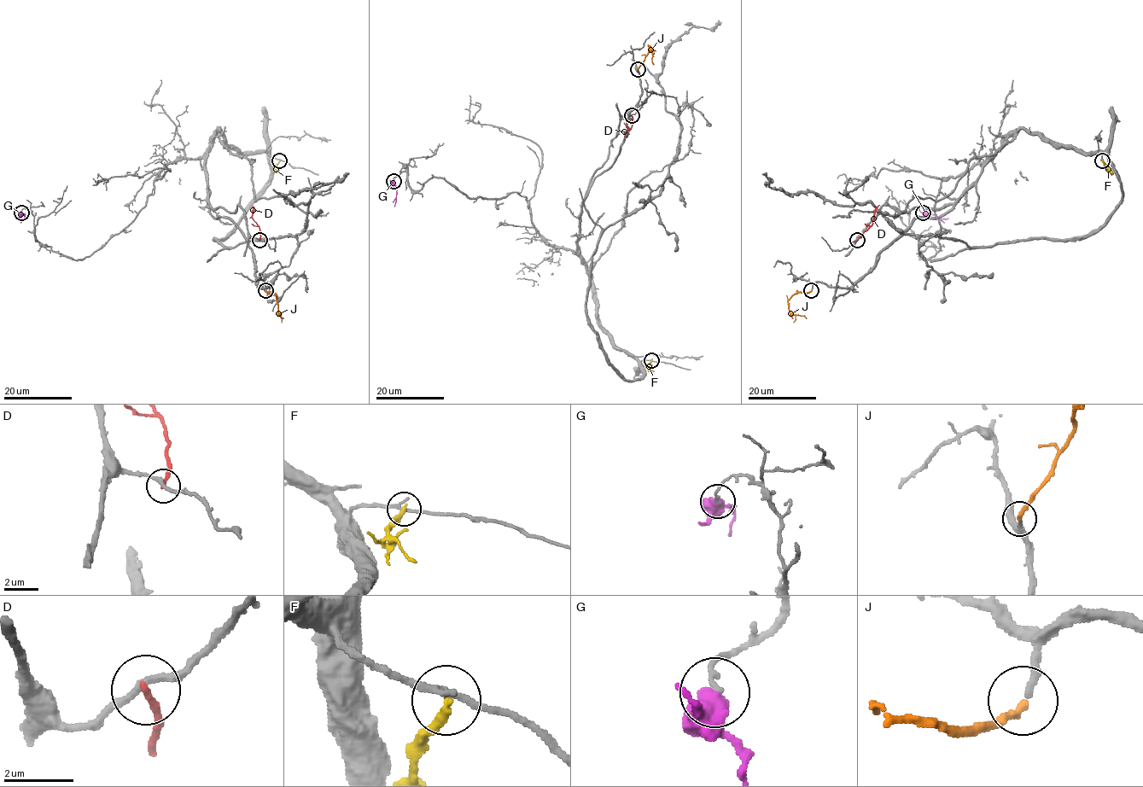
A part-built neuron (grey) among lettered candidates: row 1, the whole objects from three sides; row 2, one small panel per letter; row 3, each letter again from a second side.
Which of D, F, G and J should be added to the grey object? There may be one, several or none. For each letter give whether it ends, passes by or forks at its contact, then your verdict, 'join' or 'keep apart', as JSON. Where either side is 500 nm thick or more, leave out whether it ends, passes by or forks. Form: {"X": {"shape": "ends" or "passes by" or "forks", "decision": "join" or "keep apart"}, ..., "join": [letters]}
{"D": {"shape": "ends", "decision": "keep apart"}, "F": {"shape": "ends", "decision": "keep apart"}, "G": {"decision": "keep apart"}, "J": {"shape": "ends", "decision": "join"}, "join": ["J"]}

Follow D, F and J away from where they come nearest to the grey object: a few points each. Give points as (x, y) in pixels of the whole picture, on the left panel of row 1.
D: (259, 240), (259, 227), (252, 216), (253, 205)
F: (279, 160), (277, 170), (282, 174)
J: (265, 290), (277, 294), (282, 318)

